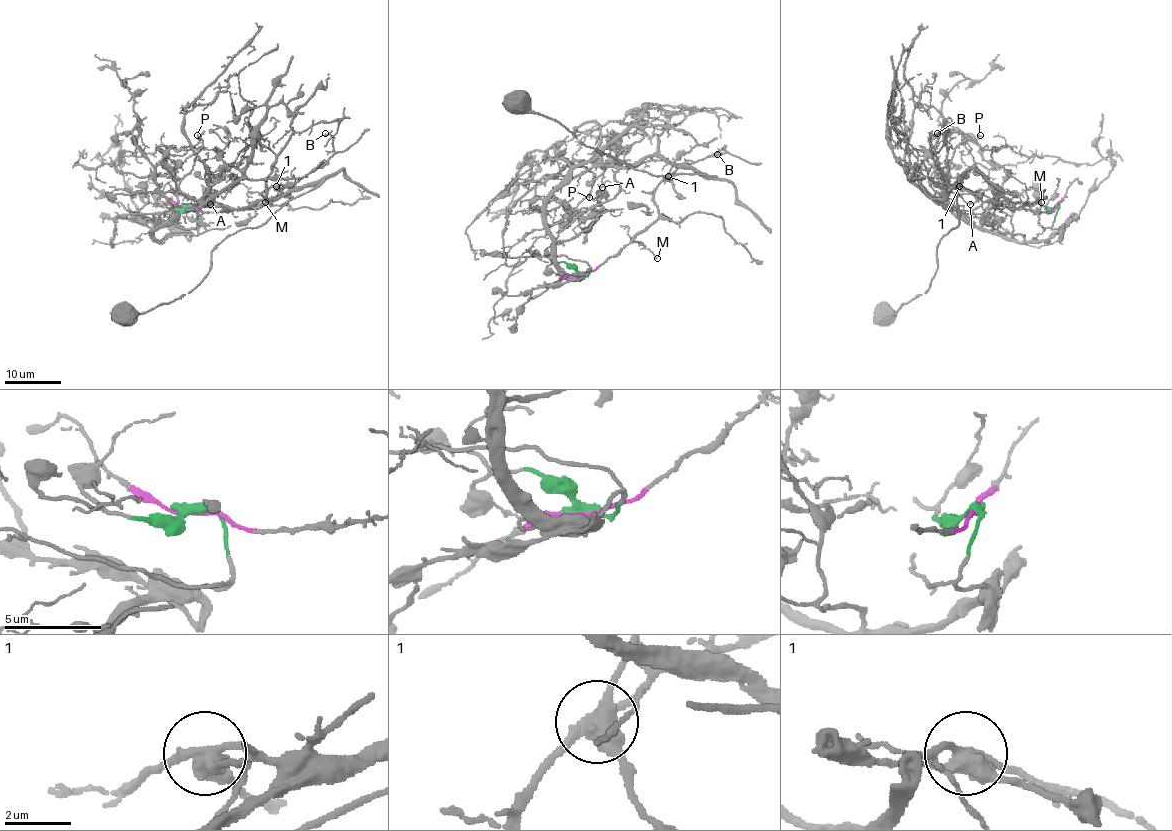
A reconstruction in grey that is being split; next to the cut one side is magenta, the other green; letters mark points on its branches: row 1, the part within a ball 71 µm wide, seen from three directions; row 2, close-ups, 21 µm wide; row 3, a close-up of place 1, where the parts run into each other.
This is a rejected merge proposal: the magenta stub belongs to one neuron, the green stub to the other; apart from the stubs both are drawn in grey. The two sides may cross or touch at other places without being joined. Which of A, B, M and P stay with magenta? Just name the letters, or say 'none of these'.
B, M, P

